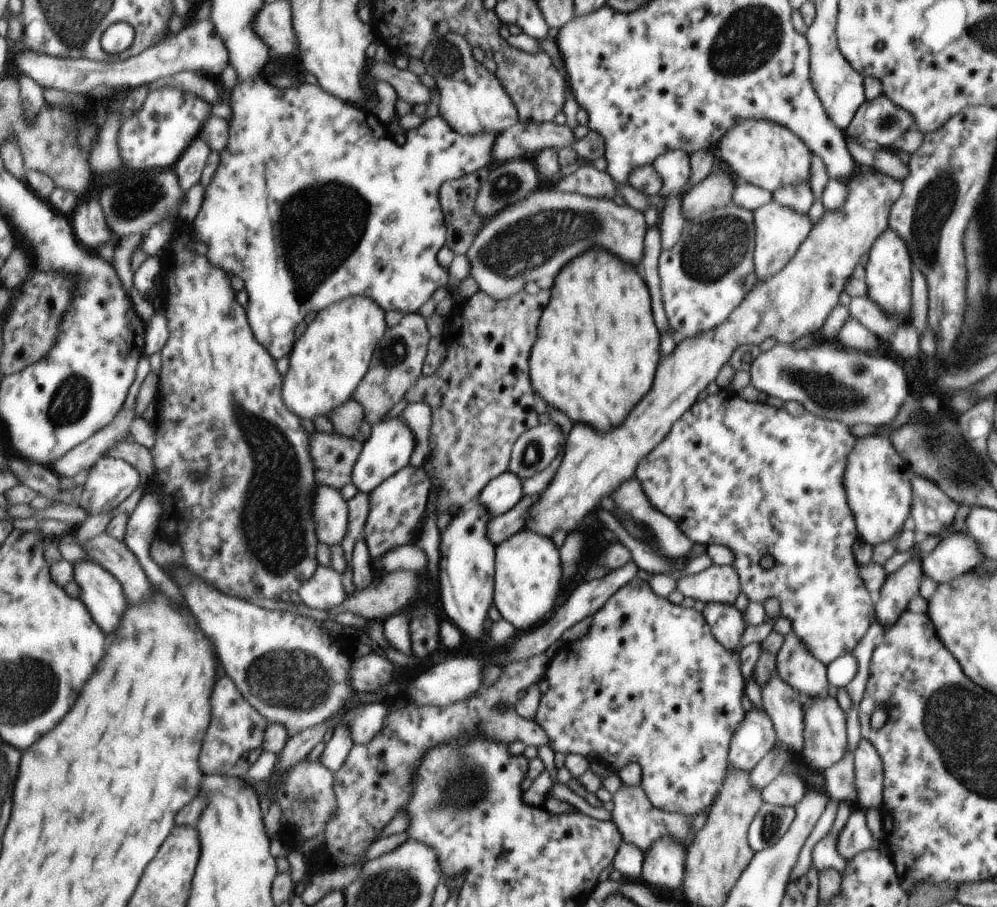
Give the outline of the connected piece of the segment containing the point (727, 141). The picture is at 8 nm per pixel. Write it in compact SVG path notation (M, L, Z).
M743 121L729 130L713 148L718 161L725 162L736 179L763 188L769 193L779 187L807 183L810 176L811 151L797 135L768 121Z

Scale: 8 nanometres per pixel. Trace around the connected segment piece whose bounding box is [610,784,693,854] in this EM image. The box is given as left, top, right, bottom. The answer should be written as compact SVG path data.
M621 784L621 788L613 794L611 801L613 802L613 810L610 813L611 822L617 828L622 842L635 846L641 854L651 850L651 846L655 846L655 842L659 842L663 837L674 839L681 847L685 845L687 837L693 837L690 835L691 817L658 810L646 798L640 786L629 787Z

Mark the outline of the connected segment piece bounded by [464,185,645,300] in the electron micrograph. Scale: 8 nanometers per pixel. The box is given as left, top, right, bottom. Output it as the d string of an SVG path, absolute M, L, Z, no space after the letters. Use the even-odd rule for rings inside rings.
M546 185L544 188L534 190L533 193L530 193L529 197L523 198L523 200L509 205L506 209L498 212L494 217L484 220L482 226L477 231L477 234L475 234L473 237L471 246L469 246L464 254L467 256L467 262L469 262L469 277L475 281L475 284L477 284L479 290L483 291L485 294L488 294L489 298L495 300L505 300L505 298L511 298L511 296L519 294L519 292L522 291L522 286L529 281L535 282L535 284L539 287L539 290L550 289L551 282L553 282L555 274L557 274L557 272L559 272L559 270L561 270L561 268L563 268L563 266L565 266L569 260L573 260L575 256L583 254L583 252L585 252L587 248L591 248L591 246L603 248L603 250L607 250L607 252L615 254L617 258L623 258L623 262L629 262L631 266L637 266L637 264L641 262L641 256L643 256L643 234L645 234L643 216L641 216L641 213L635 212L635 210L630 208L628 205L617 206L612 199L597 199L594 197L585 197L577 193L559 192L559 190L555 190L553 186Z

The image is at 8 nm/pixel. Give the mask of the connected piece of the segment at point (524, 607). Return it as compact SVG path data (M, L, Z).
M521 528L516 534L513 534L494 548L494 562L496 564L493 605L499 611L501 619L513 625L515 631L521 630L521 632L527 633L533 628L539 627L541 622L547 621L552 616L551 612L555 608L555 600L557 598L559 598L559 601L561 600L559 588L562 588L562 570L559 570L557 550L555 550L555 546L551 542L551 539Z

